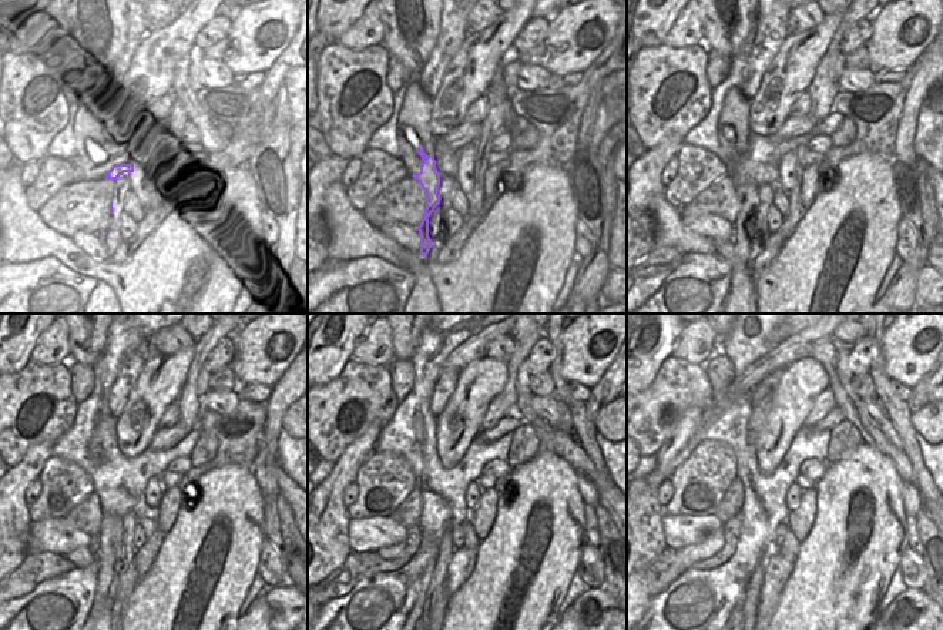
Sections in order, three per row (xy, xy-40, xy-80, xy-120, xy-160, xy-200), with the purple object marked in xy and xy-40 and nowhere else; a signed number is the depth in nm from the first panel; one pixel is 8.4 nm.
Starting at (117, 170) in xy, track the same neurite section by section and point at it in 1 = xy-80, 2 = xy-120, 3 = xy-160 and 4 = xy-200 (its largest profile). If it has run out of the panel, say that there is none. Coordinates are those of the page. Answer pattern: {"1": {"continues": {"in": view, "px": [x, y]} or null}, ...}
{"1": {"continues": {"in": "xy-80", "px": [749, 203]}}, "2": {"continues": {"in": "xy-120", "px": [111, 526]}}, "3": {"continues": {"in": "xy-160", "px": [423, 585]}}, "4": {"continues": {"in": "xy-200", "px": [740, 603]}}}

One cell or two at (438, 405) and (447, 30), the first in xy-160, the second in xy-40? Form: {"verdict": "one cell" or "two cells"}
{"verdict": "one cell"}

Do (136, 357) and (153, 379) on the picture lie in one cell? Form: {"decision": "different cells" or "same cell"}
{"decision": "different cells"}

